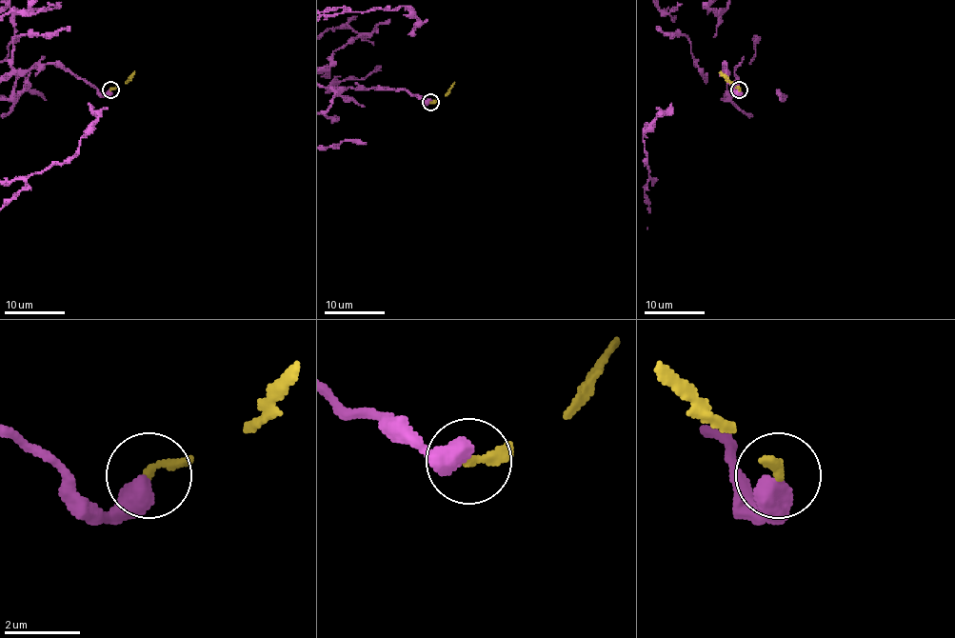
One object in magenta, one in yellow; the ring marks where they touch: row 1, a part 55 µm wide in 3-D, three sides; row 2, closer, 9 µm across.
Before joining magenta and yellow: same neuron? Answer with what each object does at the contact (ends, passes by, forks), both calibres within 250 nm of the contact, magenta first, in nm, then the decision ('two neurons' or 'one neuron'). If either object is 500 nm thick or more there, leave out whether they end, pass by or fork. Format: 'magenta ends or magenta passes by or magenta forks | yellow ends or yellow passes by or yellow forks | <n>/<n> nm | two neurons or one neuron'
600/240 nm | two neurons

